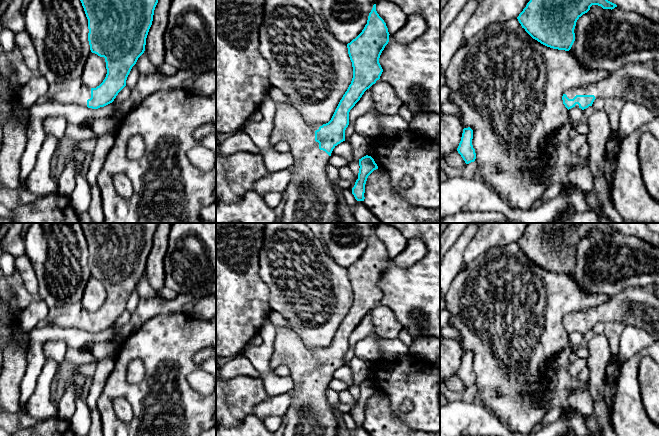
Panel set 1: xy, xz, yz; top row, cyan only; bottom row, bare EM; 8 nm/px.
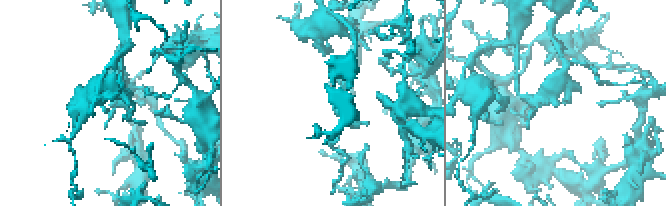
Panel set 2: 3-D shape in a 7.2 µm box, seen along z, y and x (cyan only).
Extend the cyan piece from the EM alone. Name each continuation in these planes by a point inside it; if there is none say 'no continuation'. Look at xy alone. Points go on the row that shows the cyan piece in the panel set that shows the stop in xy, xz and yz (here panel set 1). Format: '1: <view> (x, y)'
1: xy (70, 91)

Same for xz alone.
1: xz (309, 197)

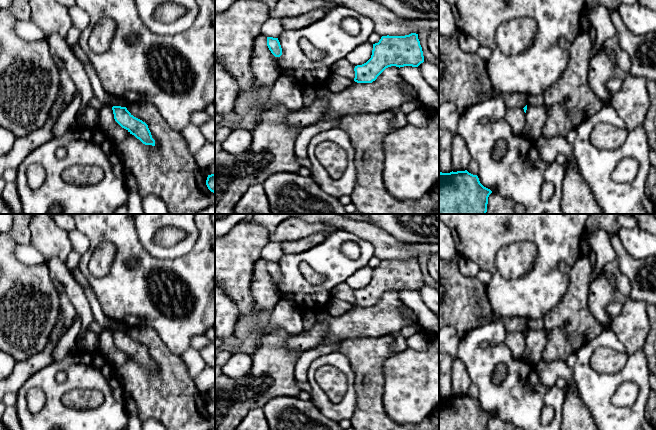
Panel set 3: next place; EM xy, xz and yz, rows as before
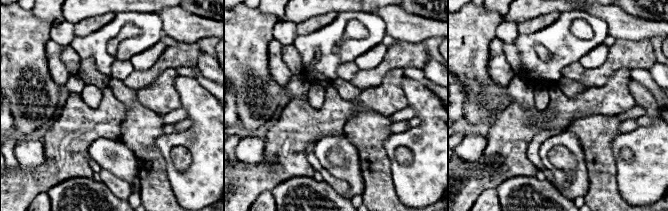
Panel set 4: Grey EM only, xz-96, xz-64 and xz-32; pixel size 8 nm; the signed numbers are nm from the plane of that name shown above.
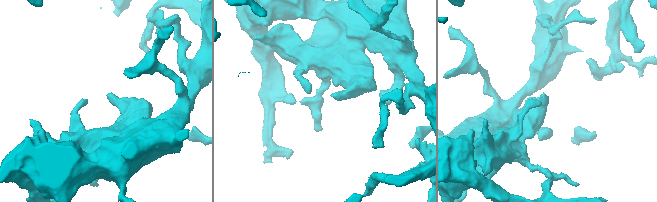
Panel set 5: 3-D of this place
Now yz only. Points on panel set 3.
no continuation

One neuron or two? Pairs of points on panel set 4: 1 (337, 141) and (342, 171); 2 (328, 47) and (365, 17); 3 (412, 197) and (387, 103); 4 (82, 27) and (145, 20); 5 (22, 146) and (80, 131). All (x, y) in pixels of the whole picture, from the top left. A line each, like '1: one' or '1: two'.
1: one
2: one
3: two
4: two
5: two

